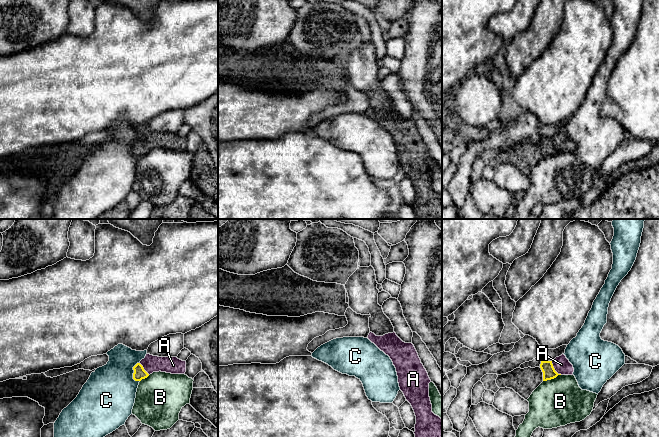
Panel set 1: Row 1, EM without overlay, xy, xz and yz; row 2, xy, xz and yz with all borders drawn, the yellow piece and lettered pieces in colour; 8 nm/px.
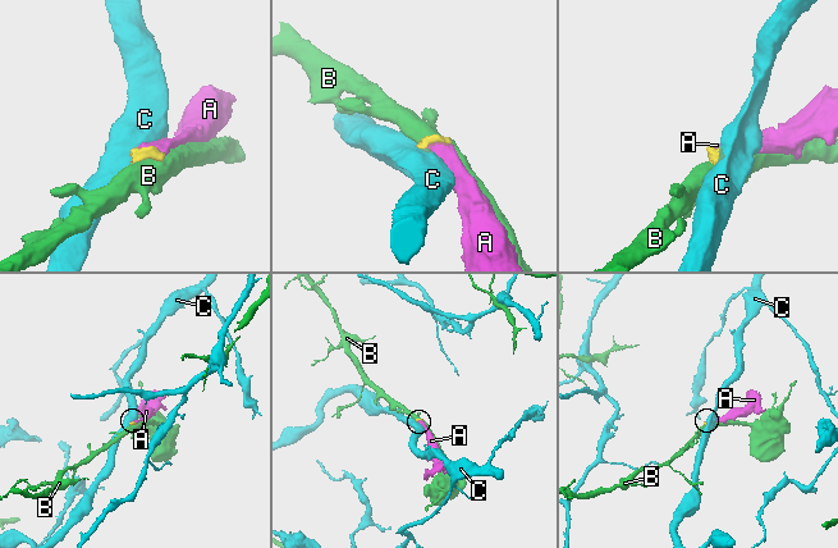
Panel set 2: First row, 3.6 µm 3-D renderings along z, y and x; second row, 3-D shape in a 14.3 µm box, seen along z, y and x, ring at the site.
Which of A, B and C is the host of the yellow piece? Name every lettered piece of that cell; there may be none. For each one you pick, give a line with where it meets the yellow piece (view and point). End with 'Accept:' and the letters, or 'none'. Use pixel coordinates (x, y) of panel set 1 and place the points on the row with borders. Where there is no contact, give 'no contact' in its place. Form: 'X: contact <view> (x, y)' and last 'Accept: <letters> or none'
A: contact yz (554, 369)
Accept: A

